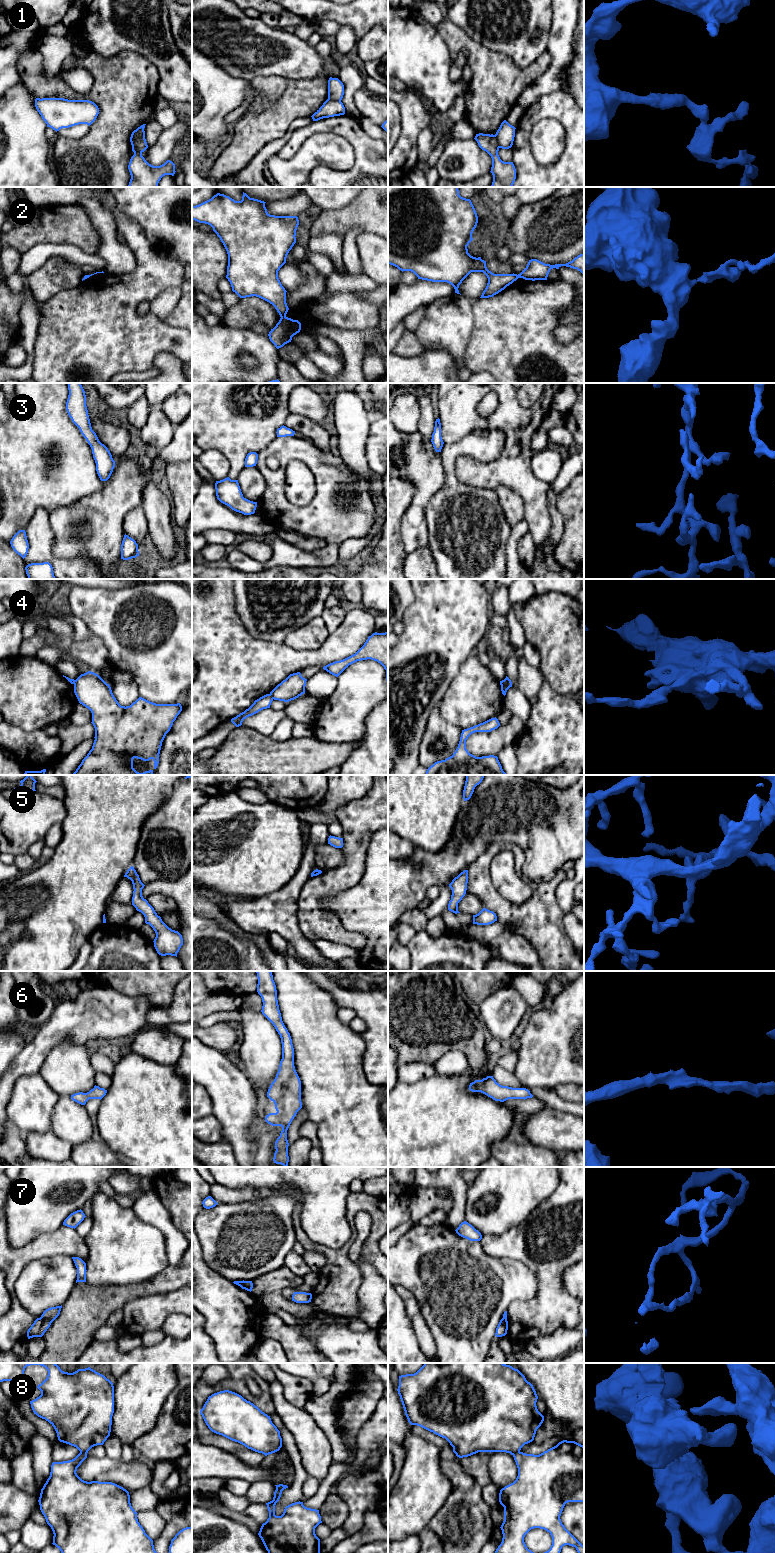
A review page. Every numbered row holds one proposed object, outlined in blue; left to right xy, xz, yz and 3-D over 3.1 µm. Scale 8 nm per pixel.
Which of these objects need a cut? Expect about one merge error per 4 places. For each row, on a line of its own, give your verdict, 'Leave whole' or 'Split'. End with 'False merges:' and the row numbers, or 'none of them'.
1: Split
2: Split
3: Leave whole
4: Split
5: Leave whole
6: Leave whole
7: Split
8: Split
False merges: 1, 2, 4, 7, 8

